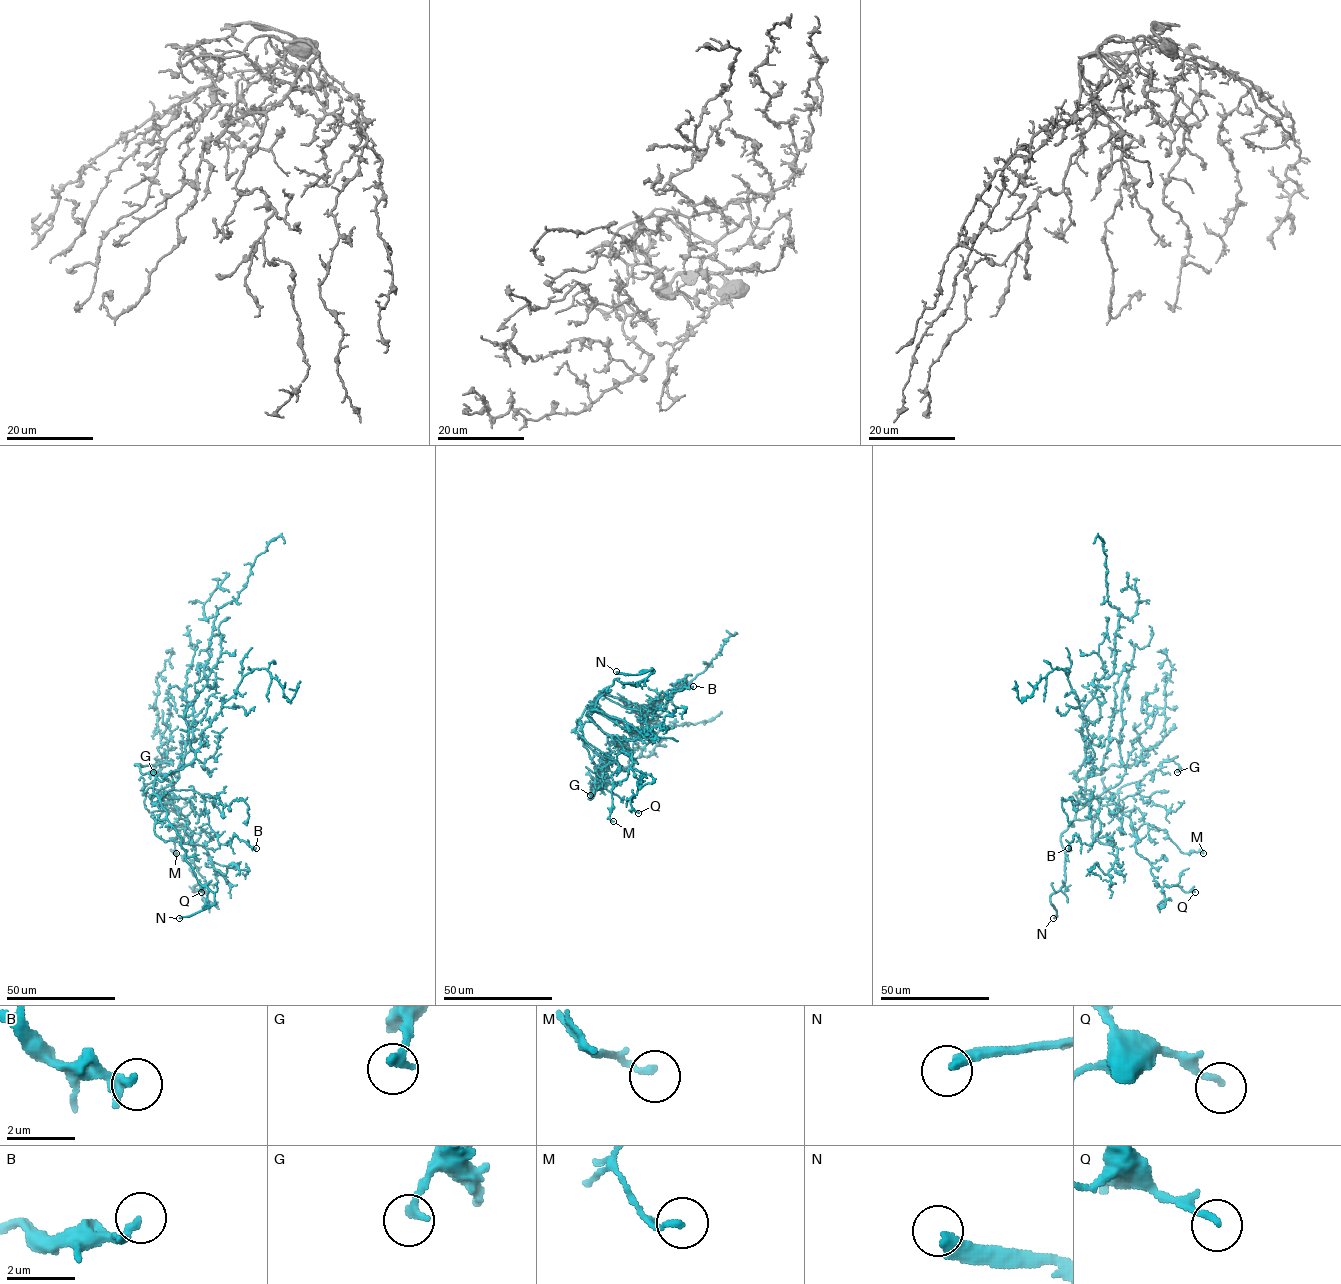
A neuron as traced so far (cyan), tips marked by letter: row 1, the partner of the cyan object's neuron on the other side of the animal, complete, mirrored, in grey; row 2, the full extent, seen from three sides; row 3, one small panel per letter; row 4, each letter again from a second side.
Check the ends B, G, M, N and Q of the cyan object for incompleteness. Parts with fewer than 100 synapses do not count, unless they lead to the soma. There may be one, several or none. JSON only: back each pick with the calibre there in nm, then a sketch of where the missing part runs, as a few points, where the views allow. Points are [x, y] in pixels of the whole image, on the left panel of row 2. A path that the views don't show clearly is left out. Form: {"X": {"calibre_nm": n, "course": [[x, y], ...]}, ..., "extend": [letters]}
{"N": {"calibre_nm": 360}, "extend": ["N"]}

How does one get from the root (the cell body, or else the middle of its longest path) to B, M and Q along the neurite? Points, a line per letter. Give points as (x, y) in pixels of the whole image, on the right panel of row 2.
B: (1082, 764), (1076, 796), (1099, 800), (1100, 832), (1089, 845), (1074, 834), (1068, 848)
M: (1082, 764), (1075, 778), (1086, 794), (1116, 793), (1124, 812), (1137, 808), (1182, 852), (1203, 853)
Q: (1082, 764), (1075, 778), (1084, 779), (1086, 794), (1116, 803), (1130, 818), (1136, 851), (1156, 883), (1195, 892)

